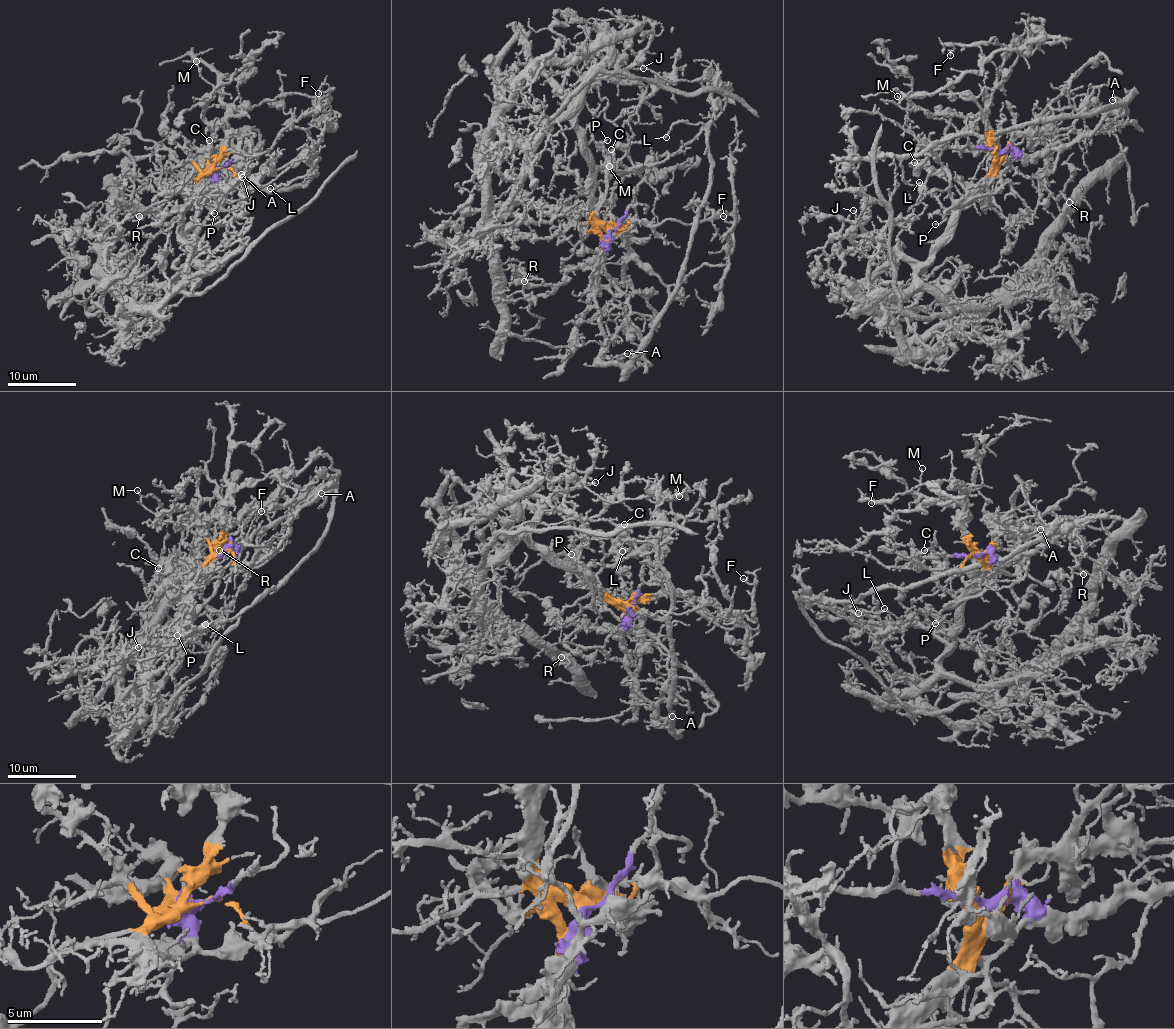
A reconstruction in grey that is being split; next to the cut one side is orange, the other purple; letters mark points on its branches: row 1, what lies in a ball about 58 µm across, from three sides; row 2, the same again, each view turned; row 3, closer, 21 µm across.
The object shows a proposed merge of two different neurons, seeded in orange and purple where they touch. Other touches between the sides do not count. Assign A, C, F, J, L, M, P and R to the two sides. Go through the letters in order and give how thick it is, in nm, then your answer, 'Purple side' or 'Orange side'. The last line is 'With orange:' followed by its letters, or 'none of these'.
A: Thickness 130 nm. Purple side
C: Thickness 110 nm. Orange side
F: Thickness 190 nm. Orange side
J: Thickness 140 nm. Orange side
L: Thickness 130 nm. Purple side
M: Thickness 90 nm. Orange side
P: Thickness 130 nm. Purple side
R: Thickness 130 nm. Orange side
With orange: C, F, J, M, R

